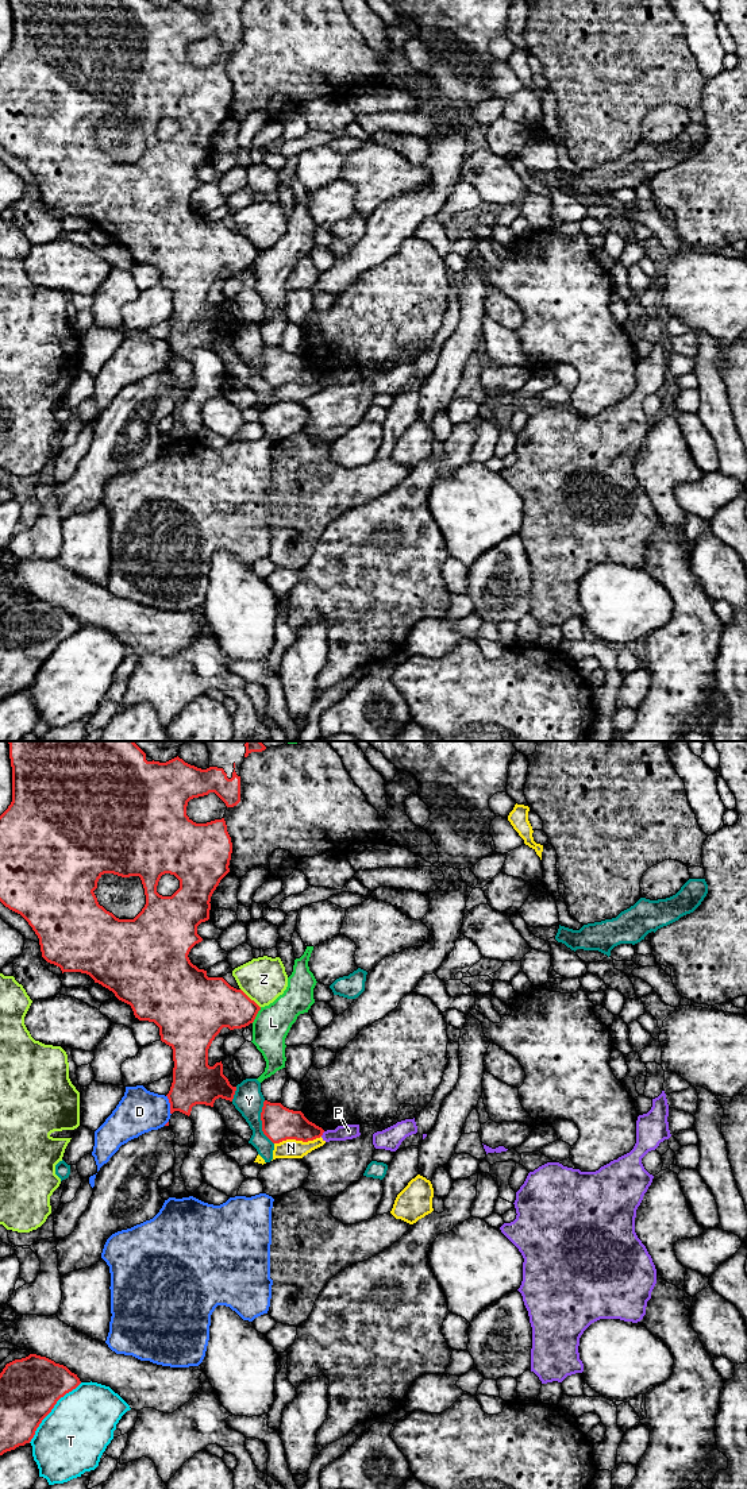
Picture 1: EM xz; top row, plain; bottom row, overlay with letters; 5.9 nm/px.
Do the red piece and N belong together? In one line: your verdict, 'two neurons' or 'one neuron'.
two neurons

